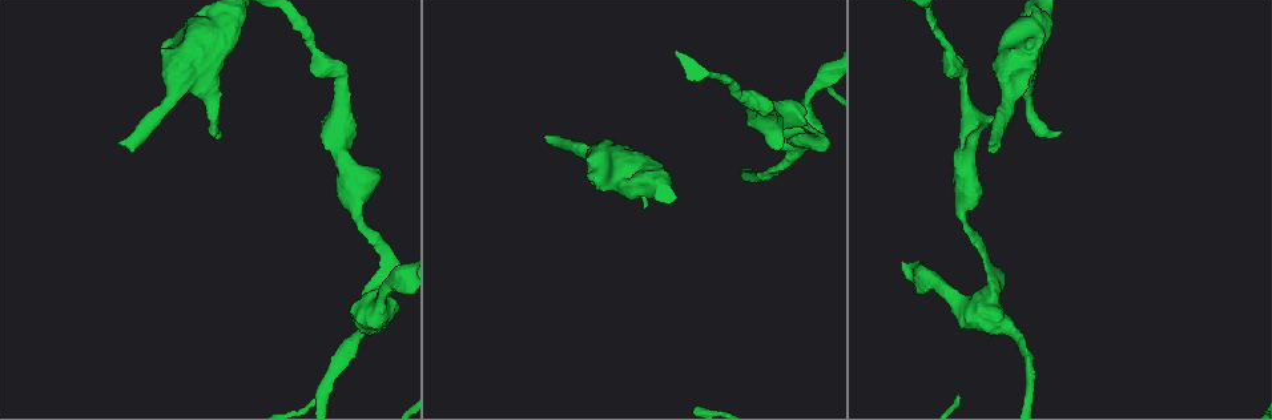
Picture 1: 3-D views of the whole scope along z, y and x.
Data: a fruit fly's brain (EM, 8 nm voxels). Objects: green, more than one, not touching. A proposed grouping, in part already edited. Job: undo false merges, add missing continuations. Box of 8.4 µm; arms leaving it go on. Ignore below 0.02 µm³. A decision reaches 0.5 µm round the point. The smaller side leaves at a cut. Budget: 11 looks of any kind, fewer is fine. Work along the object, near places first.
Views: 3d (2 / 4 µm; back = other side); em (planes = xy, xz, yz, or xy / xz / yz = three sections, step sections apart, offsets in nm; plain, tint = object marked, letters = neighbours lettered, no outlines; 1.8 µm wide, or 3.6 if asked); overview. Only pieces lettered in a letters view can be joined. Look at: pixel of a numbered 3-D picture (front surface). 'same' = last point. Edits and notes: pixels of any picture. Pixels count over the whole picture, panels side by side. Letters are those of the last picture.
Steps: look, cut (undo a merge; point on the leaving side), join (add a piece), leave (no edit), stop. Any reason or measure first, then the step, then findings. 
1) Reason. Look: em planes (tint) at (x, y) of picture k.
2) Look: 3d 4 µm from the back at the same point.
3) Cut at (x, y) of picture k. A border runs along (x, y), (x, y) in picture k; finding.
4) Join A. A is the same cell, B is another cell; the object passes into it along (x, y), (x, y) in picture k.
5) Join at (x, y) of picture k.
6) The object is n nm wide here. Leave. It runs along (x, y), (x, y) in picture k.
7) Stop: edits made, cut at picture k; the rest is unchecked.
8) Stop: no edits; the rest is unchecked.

An open end. Look: 3d 2 µm at (778, 147) of picture 1.

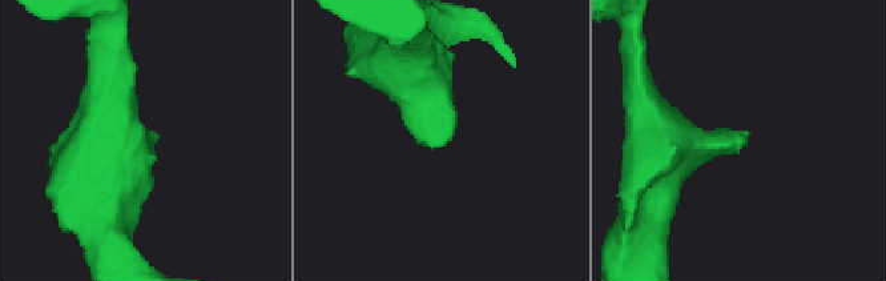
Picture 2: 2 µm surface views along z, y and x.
Need the tissue. Look: em planes (letters) at (744, 145) of picture 2.

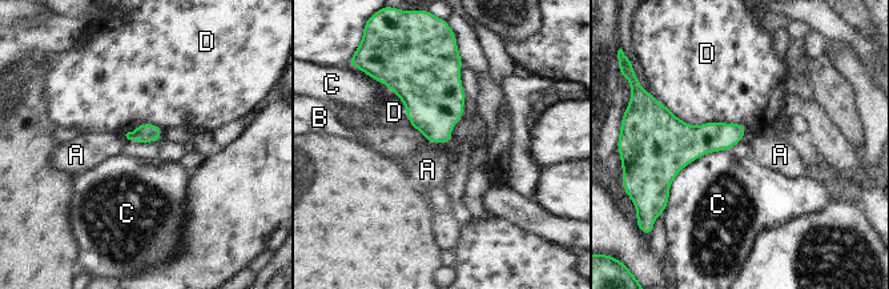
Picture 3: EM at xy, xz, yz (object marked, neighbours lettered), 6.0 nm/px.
The longest contact is with D, 550 nm. Leave. A, B, C and D are other cells; a border runs along (410, 124), (425, 139) in picture 3; none of them fits.

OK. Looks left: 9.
Branch stops here. Look: 3d 4 µm from the back at (990, 142) of picture 1.

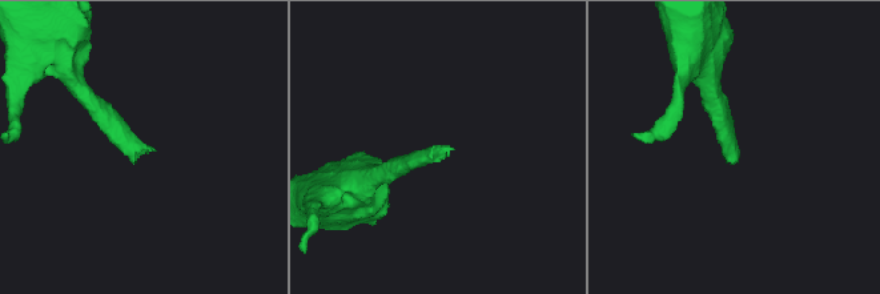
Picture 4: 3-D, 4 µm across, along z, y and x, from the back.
Look: em yz step 4 (letters) at (154, 149) of picture 4.

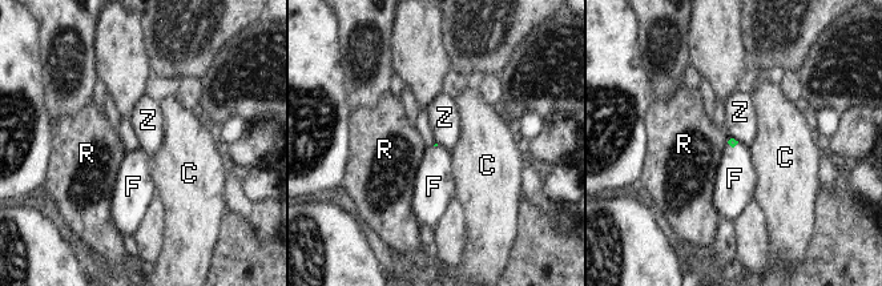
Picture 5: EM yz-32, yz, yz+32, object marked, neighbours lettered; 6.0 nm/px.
Another direction. Look: em xy step 4 (letters) at the same point.

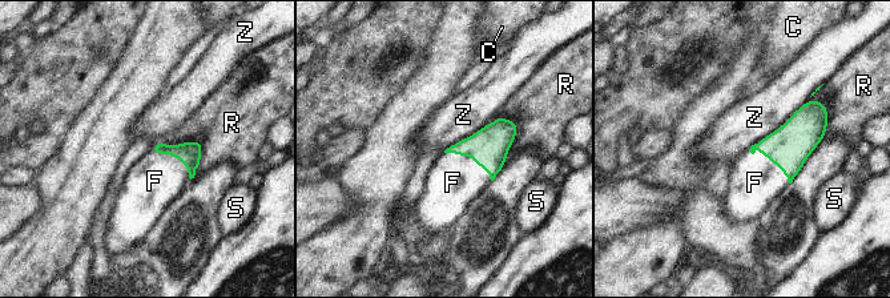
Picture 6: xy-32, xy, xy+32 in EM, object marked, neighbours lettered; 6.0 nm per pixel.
The longest contact is with Z, 550 nm. Join F. F is the same cell, C, R, S and Z are other cells; the neuron continues.

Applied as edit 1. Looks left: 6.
Free end. Look: em planes (letters) at (221, 132) of picture 1.

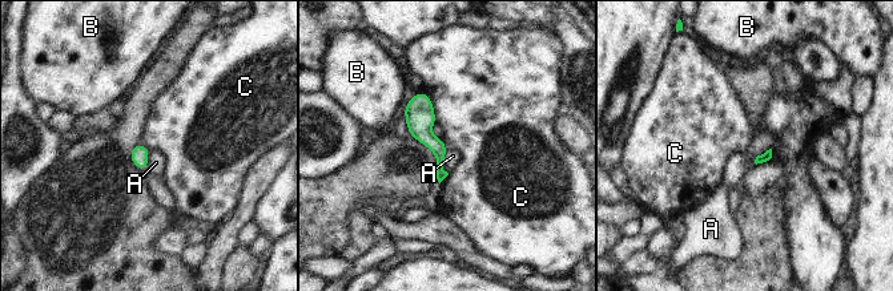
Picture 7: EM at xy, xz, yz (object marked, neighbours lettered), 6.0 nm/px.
Leave. A, B and C are other cells; it runs along (419, 96), (441, 176) in picture 7; no lettered piece goes on from it.

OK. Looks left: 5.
Thick turns thin. Look: 3d 4 µm at (808, 138) of picture 1.

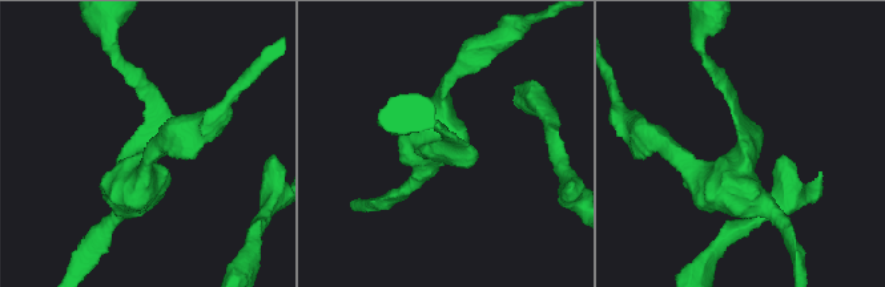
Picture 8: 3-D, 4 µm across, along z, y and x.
Need the tissue. Look: em 3.6 µm xz step 8 (tint) at (438, 144) of picture 8.

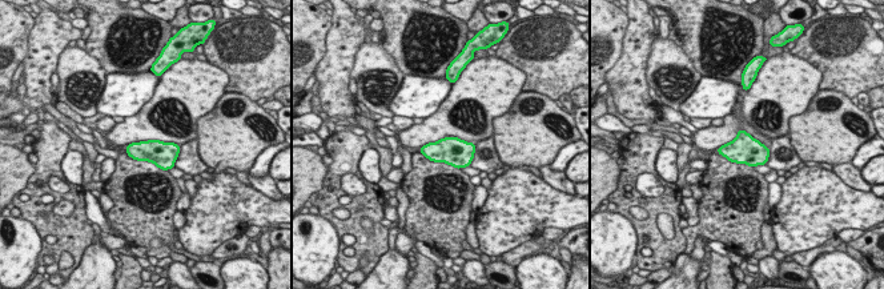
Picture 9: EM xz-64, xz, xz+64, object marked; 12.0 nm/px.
Cut it another way. Look: em 3.6 µm yz step 16 (letters) at the same point.

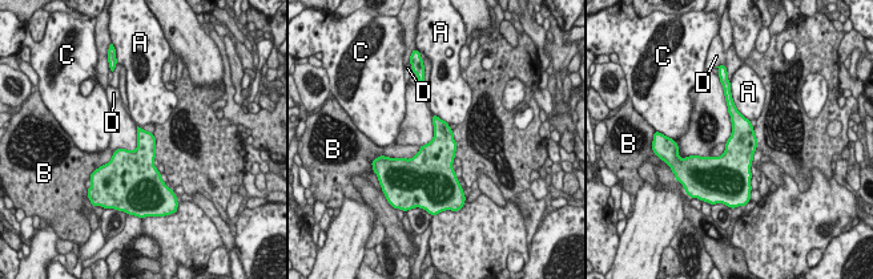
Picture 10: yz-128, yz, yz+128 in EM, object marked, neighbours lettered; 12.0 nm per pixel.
Leave. A, B, C and D are other cells; a border runs along (421, 146), (409, 158), (394, 158) in picture 10; one neuron here.

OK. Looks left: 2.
Stop: edits made, join at picture 6; the rest is unchecked.

